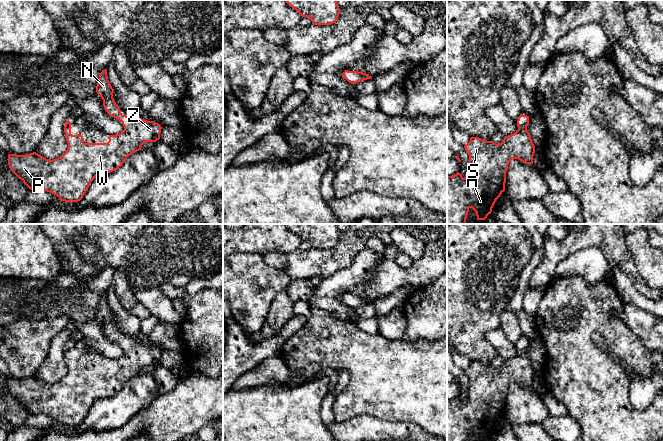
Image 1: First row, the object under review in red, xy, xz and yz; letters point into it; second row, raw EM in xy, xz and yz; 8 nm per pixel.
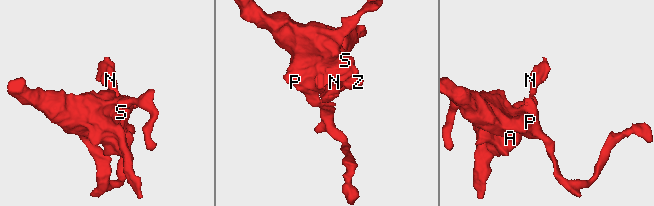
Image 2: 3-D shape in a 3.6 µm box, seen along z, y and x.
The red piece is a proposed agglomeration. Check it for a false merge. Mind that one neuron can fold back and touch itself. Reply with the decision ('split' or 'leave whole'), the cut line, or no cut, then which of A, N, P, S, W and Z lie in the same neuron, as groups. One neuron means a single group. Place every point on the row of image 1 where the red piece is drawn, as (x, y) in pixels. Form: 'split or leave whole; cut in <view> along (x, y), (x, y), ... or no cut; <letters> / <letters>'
leave whole; no cut; A N P S W Z

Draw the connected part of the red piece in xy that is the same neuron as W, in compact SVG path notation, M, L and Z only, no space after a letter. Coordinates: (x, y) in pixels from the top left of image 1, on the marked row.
M107 69L99 75L96 92L102 98L106 112L121 121L124 130L119 134L110 135L107 143L84 143L82 135L71 134L71 122L66 121L64 133L68 148L60 157L49 160L36 152L26 155L8 154L10 170L29 189L50 192L59 197L61 201L78 202L83 198L96 176L117 170L131 154L141 150L144 143L156 142L160 139L162 129L160 124L121 114L120 108L113 98L114 89L108 80Z

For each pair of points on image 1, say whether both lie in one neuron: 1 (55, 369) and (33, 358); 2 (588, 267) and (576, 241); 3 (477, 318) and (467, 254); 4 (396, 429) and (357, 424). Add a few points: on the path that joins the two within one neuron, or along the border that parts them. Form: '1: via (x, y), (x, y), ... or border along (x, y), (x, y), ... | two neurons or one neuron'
1: border along (52, 340), (46, 358), (34, 375) | two neurons
2: border along (603, 253), (596, 247), (586, 247), (560, 262) | two neurons
3: via (463, 302), (462, 270) | one neuron
4: via (386, 429), (371, 429), (367, 427) | one neuron

